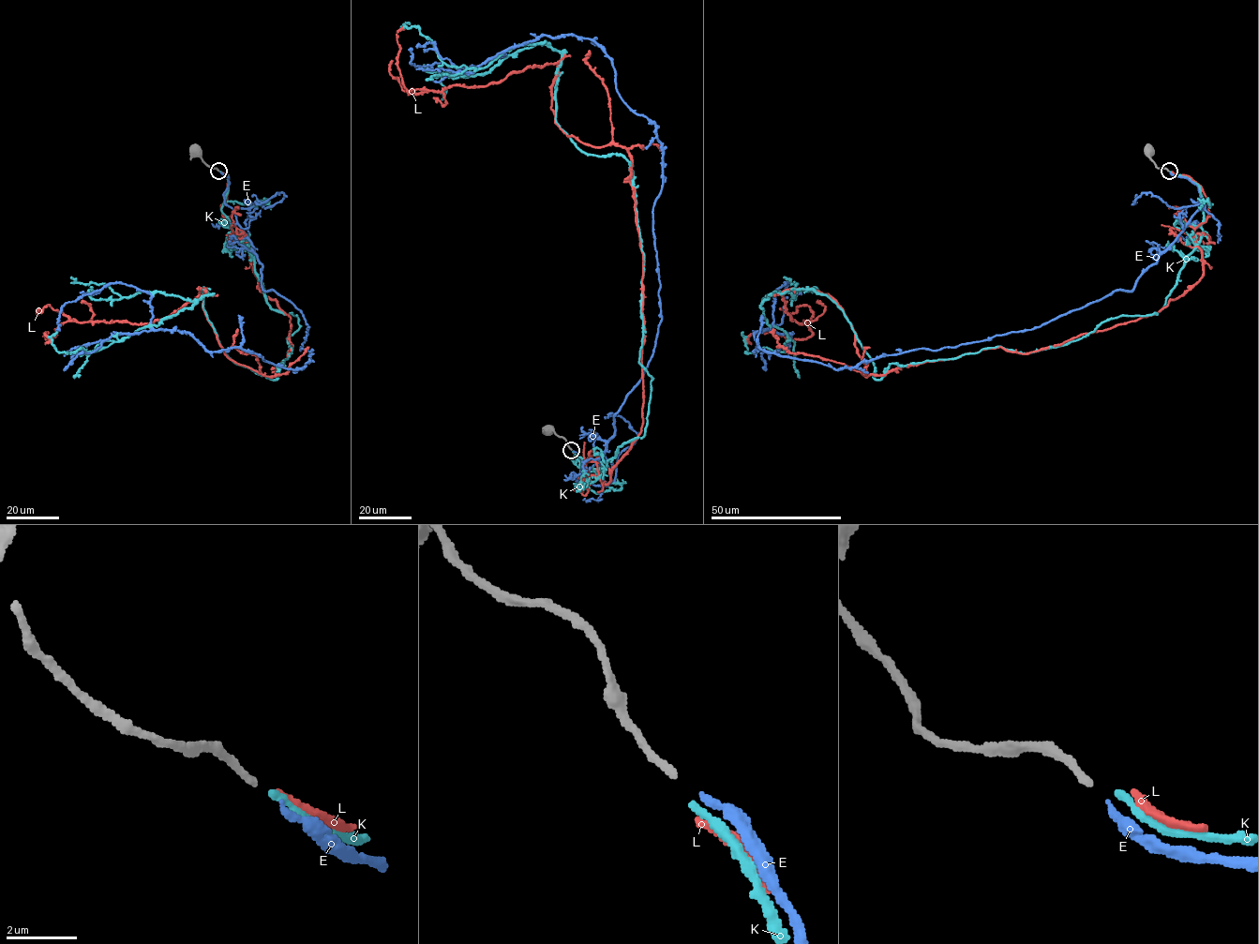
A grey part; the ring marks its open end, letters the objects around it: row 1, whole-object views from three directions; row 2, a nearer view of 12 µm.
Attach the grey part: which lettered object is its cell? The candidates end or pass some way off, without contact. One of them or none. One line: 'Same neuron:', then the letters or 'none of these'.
Same neuron: E

